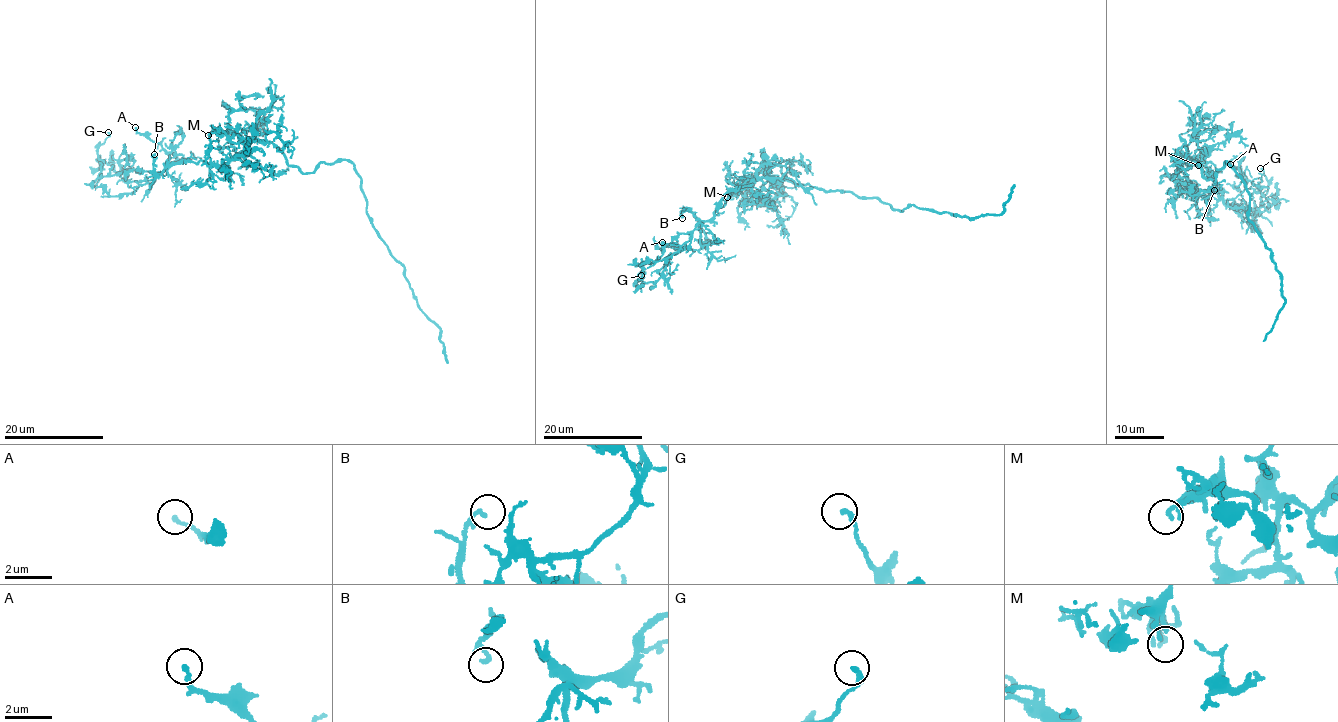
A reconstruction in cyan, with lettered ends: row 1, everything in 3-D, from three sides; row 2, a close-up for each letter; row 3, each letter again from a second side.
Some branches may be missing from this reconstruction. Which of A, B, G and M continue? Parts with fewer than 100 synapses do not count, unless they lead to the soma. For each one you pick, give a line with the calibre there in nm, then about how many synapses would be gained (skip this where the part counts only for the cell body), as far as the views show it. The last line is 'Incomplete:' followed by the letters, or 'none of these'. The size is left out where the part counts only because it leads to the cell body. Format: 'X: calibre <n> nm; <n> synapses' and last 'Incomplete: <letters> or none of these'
Incomplete: none of these

